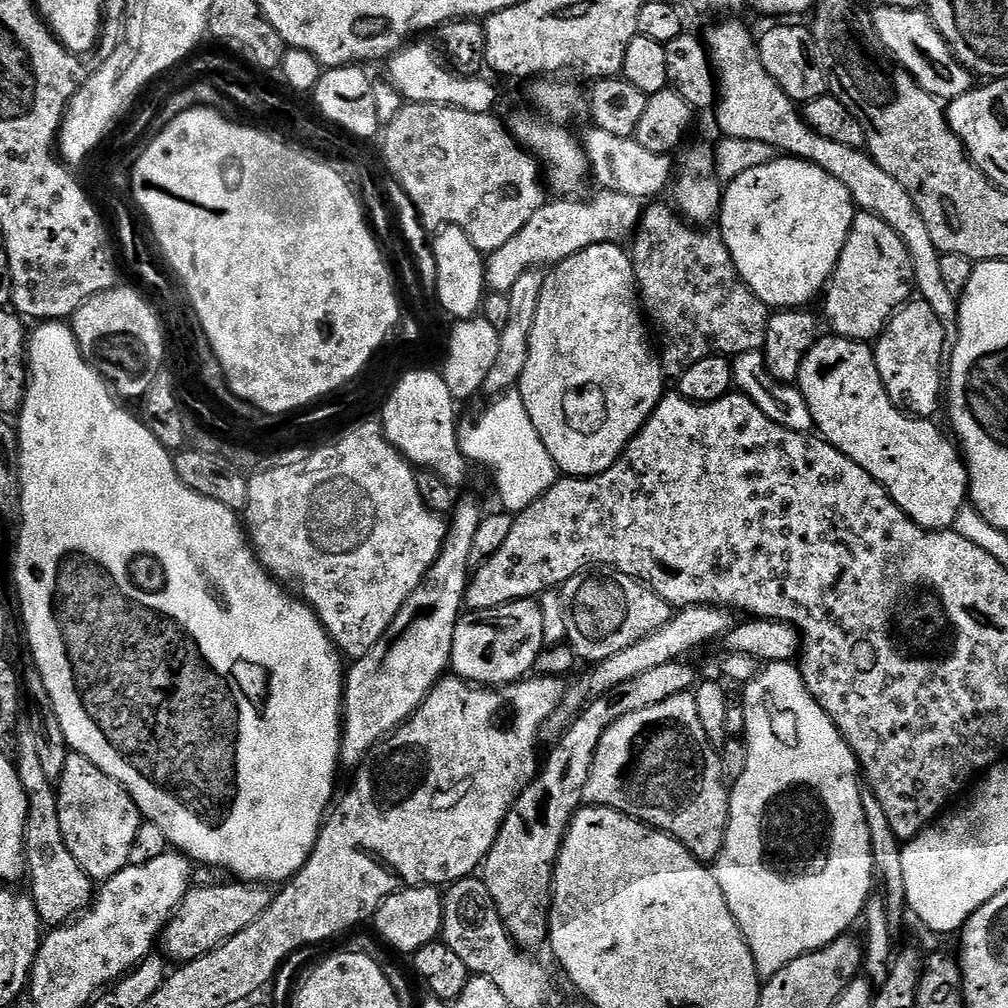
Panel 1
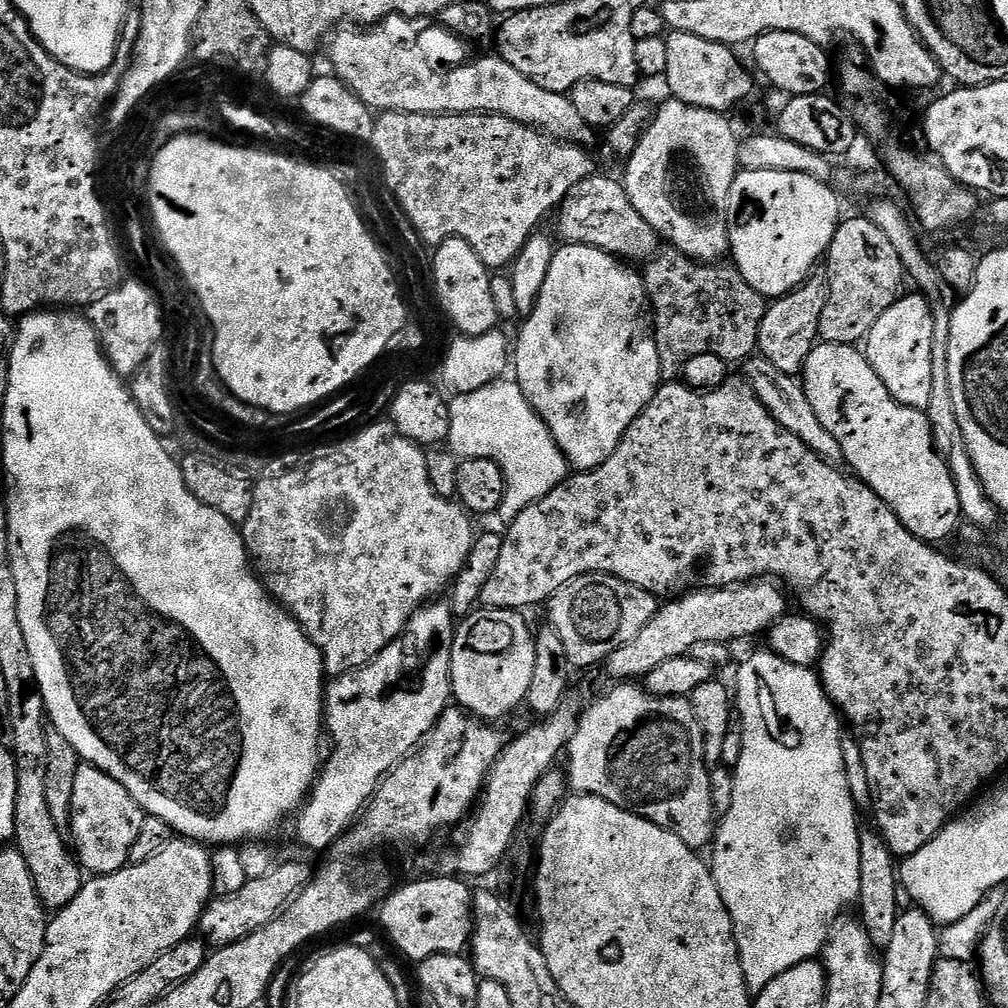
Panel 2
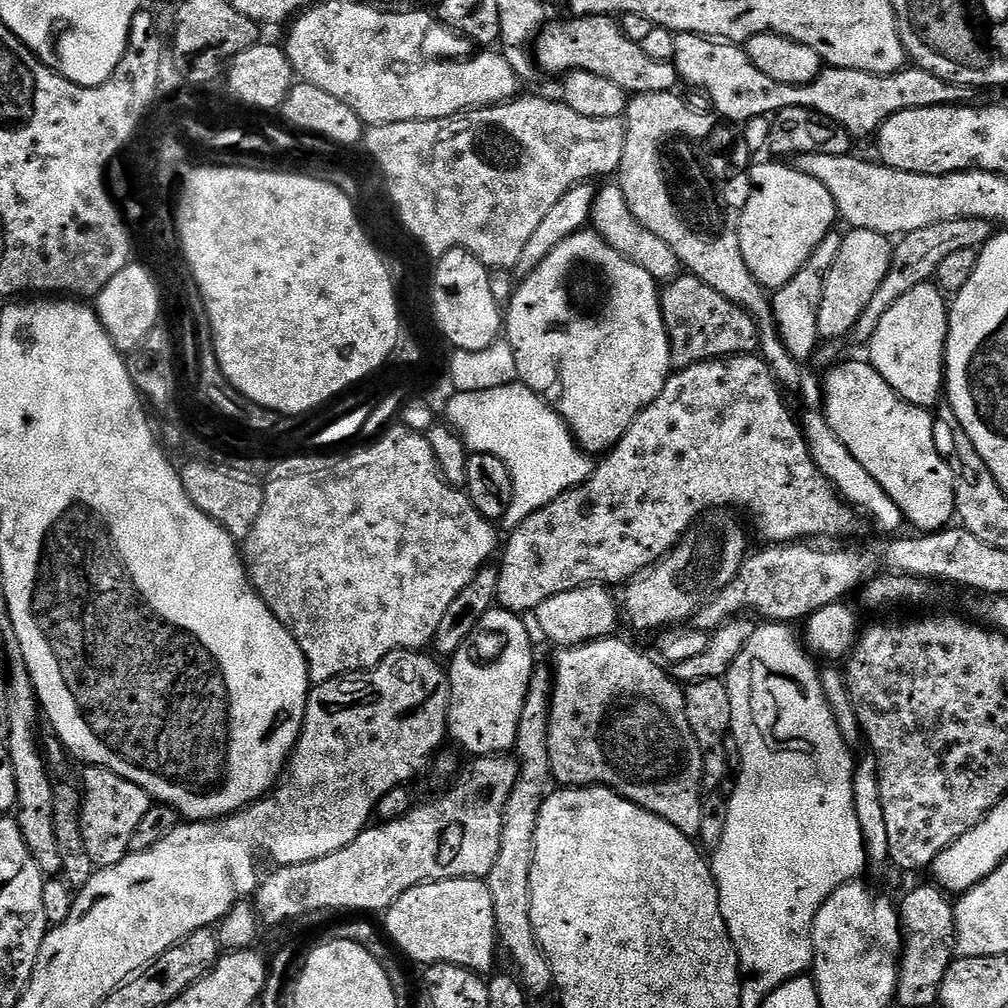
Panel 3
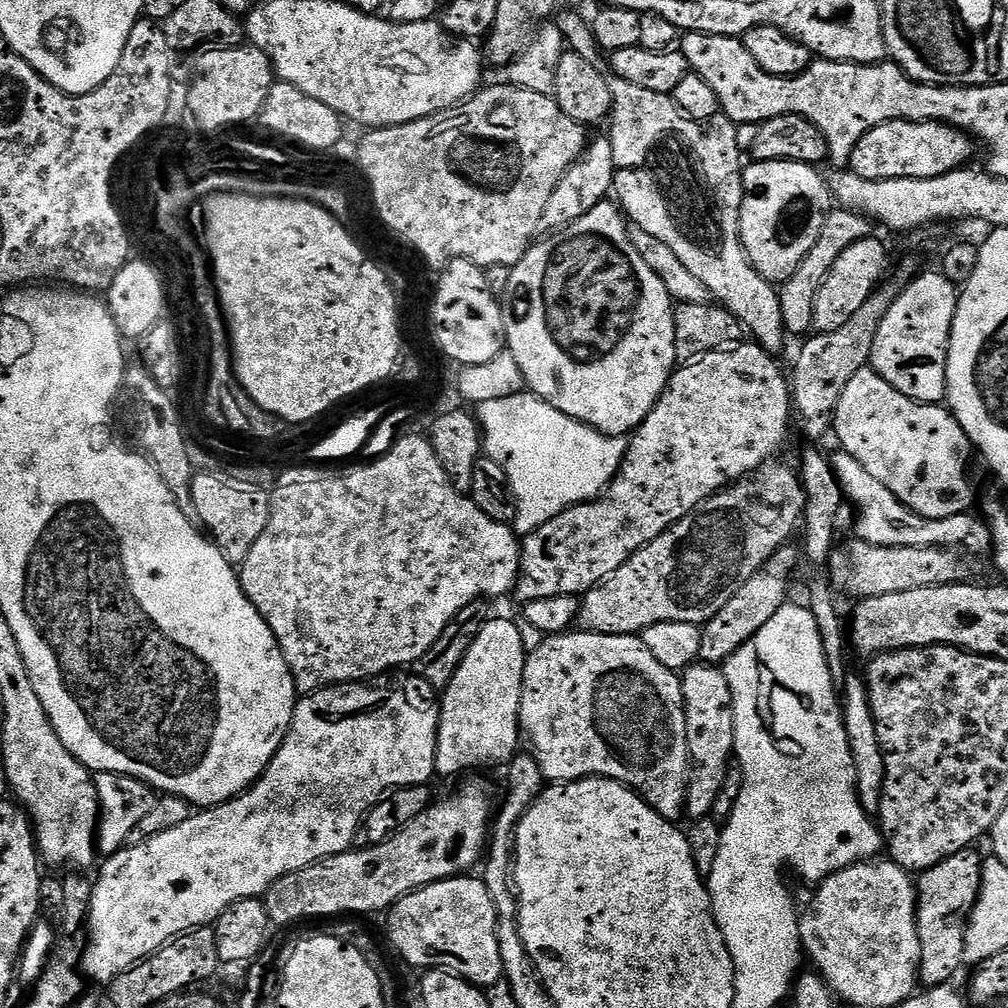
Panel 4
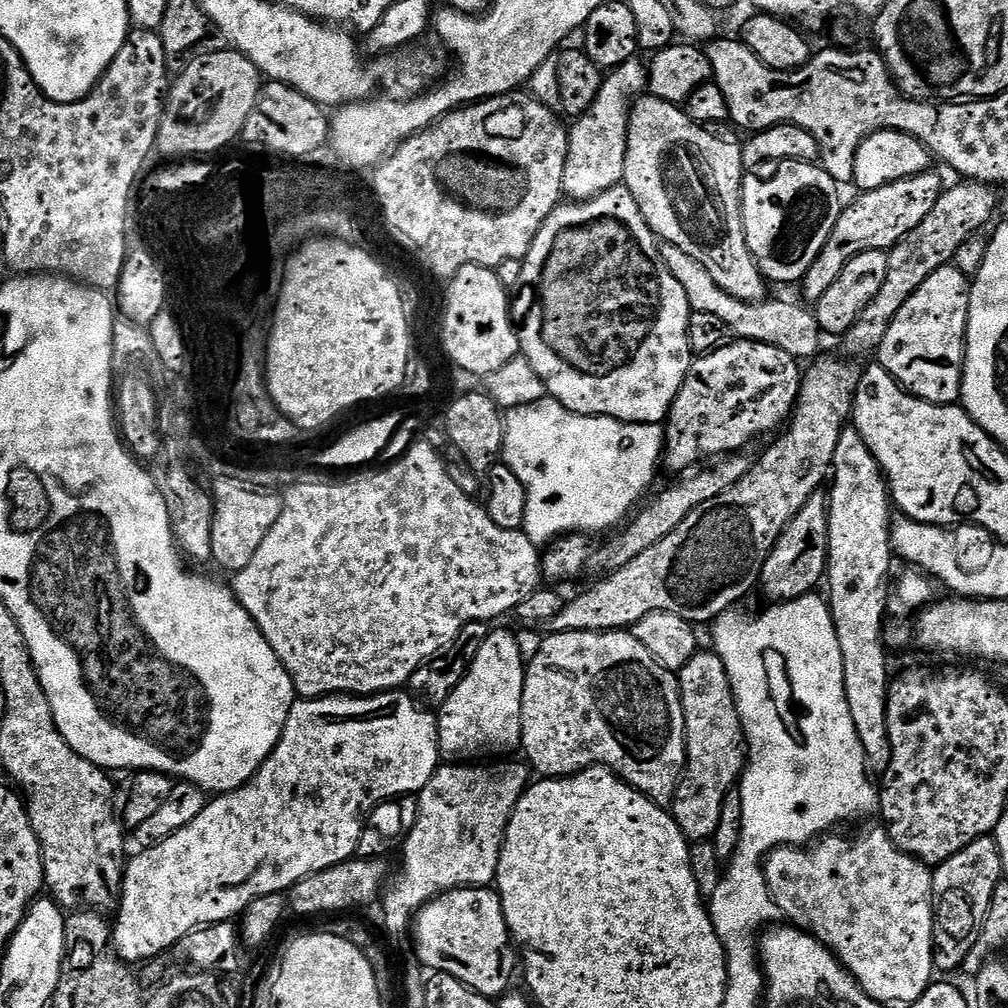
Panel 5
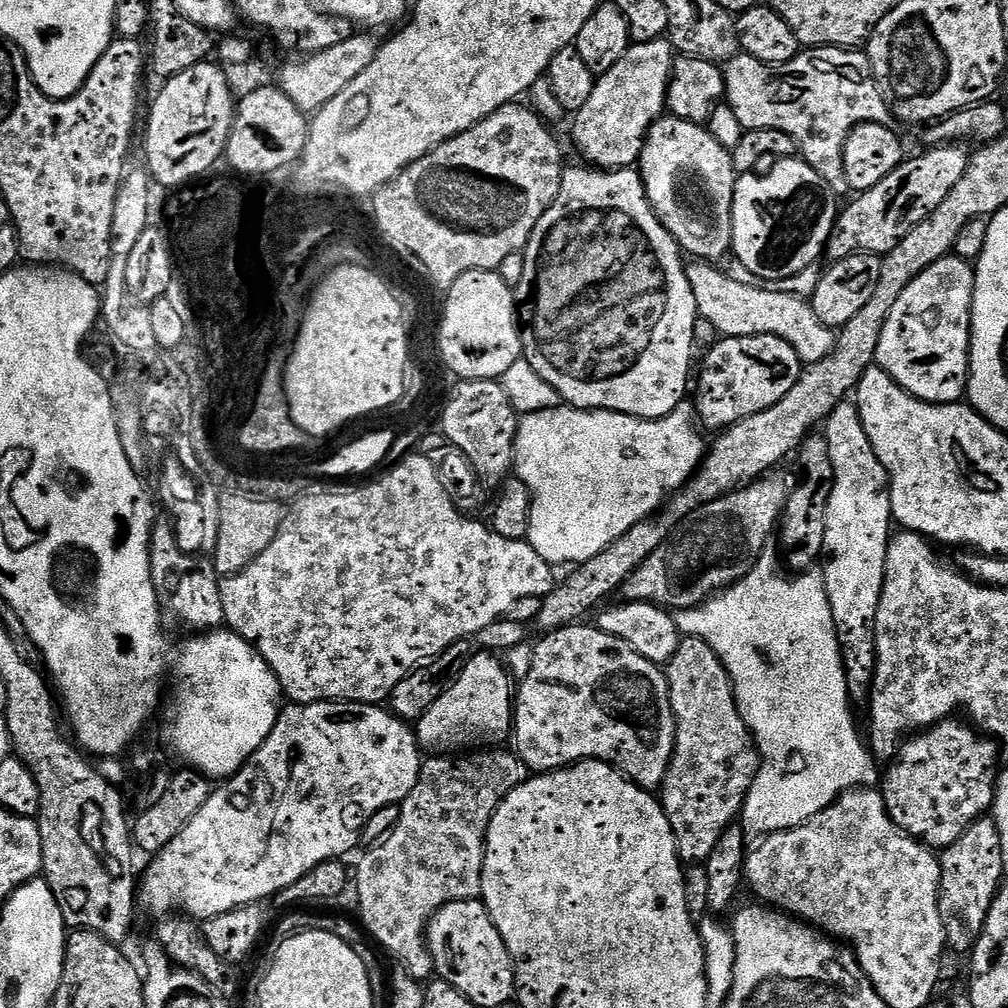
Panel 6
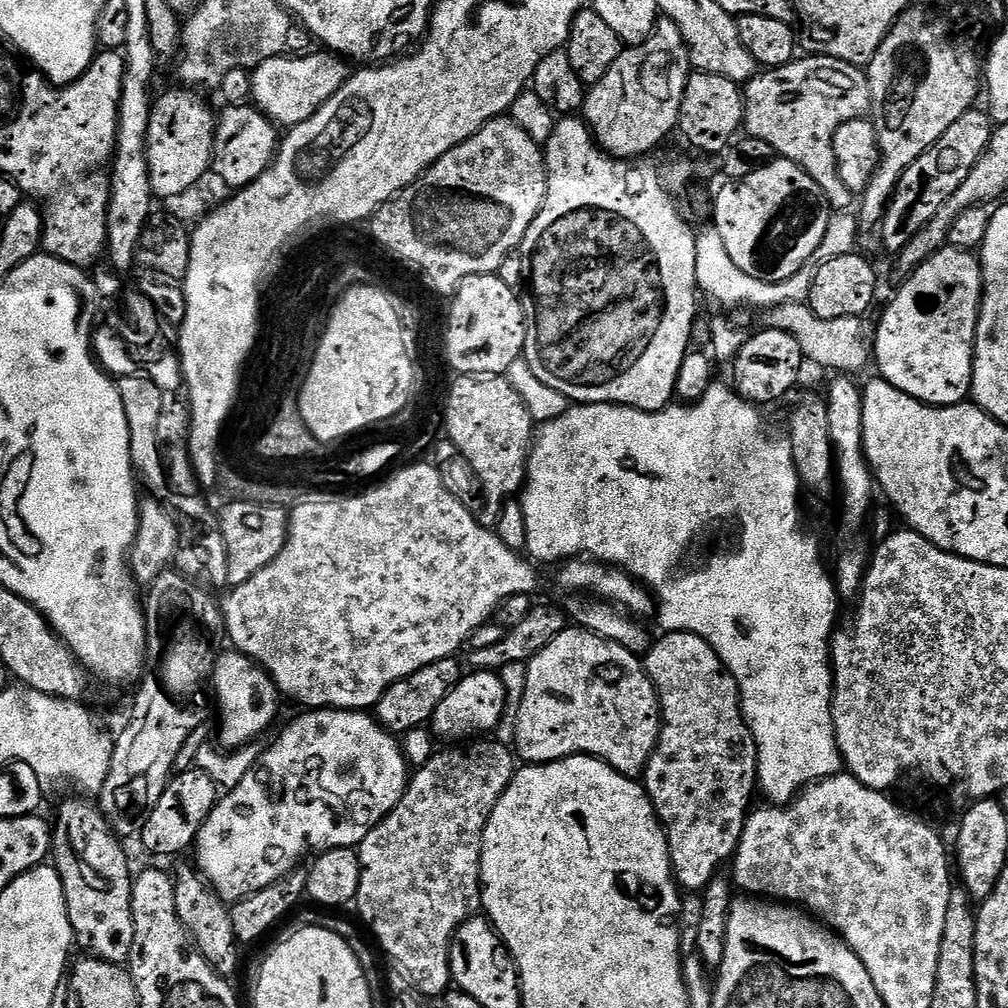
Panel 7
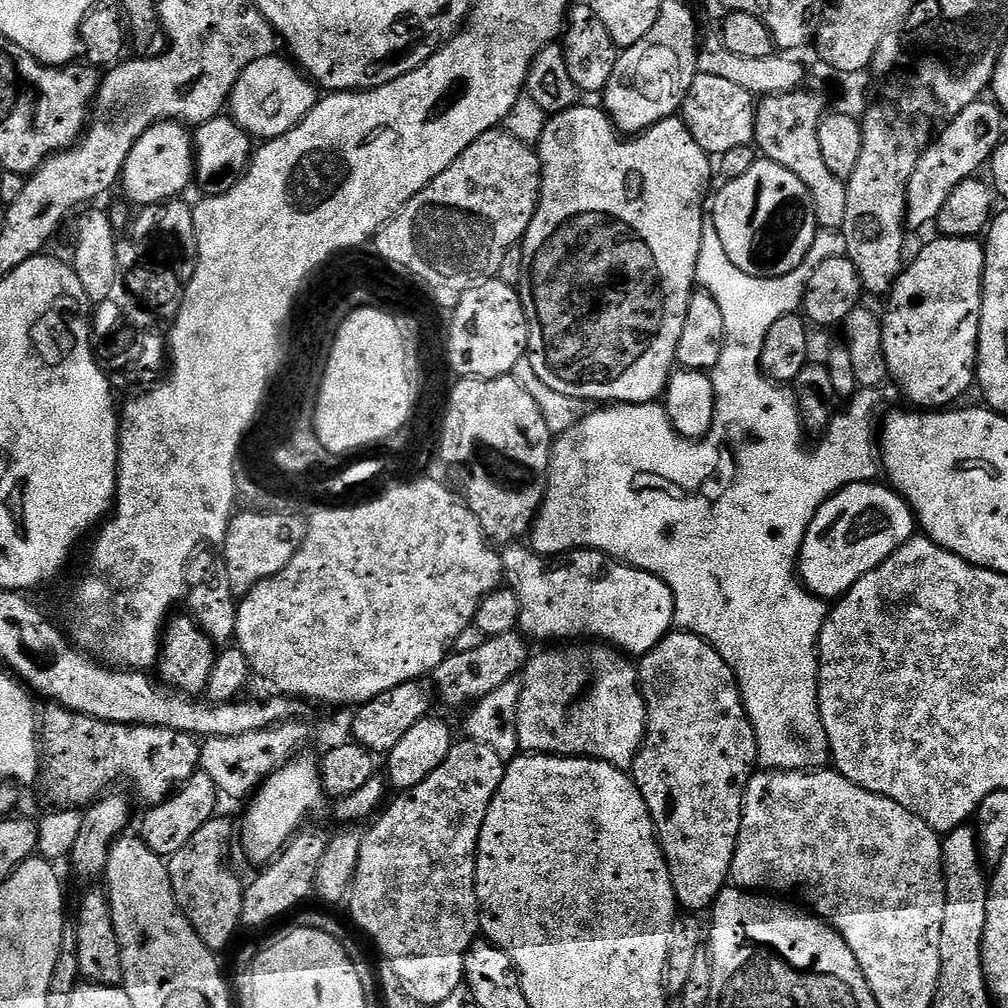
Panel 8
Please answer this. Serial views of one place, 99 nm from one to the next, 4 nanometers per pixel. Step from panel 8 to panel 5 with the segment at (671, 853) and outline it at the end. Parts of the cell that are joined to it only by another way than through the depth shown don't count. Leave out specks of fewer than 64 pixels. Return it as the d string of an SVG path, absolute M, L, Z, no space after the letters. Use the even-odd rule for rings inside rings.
M698 650L678 673L680 685L680 705L684 715L684 749L688 761L684 764L684 778L681 780L676 796L670 805L670 815L689 841L707 841L716 832L718 818L726 798L737 787L744 774L746 763L746 737L740 715L736 709L736 699L726 674L726 666L715 651Z

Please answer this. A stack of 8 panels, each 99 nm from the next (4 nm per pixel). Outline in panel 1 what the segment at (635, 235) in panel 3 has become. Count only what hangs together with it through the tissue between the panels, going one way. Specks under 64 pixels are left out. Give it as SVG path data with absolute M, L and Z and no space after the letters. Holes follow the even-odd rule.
M597 191L597 196L589 200L581 198L552 198L543 204L506 242L506 246L498 246L498 250L487 253L484 265L484 282L491 291L507 294L532 268L543 269L544 264L555 266L566 258L599 244L620 244L627 241L635 233L640 224L642 211L641 201L617 192Z

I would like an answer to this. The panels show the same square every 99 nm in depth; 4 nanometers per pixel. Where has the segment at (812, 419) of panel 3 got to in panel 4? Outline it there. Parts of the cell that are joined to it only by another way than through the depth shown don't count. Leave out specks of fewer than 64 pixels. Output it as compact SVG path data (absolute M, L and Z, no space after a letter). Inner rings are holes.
M837 451L837 456L831 457L832 468L844 491L847 503L856 507L860 517L856 520L855 539L865 540L870 546L926 546L927 548L951 548L959 546L965 553L973 552L980 556L991 553L992 535L988 525L979 515L972 516L968 512L954 514L950 518L926 518L910 510L878 478L866 471L866 466L858 462L849 452Z

